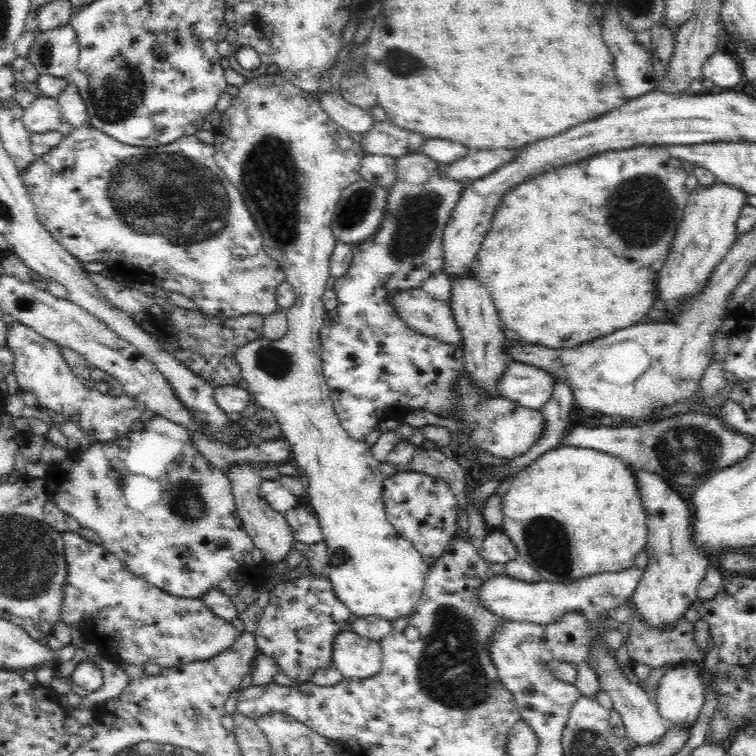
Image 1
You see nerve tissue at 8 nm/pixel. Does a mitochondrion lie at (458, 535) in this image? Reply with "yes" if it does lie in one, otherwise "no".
no

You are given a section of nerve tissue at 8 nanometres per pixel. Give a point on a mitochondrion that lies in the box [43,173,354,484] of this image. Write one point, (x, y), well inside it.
(275, 362)

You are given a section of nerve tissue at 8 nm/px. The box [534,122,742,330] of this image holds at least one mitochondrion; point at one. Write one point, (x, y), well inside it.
(627, 192)

